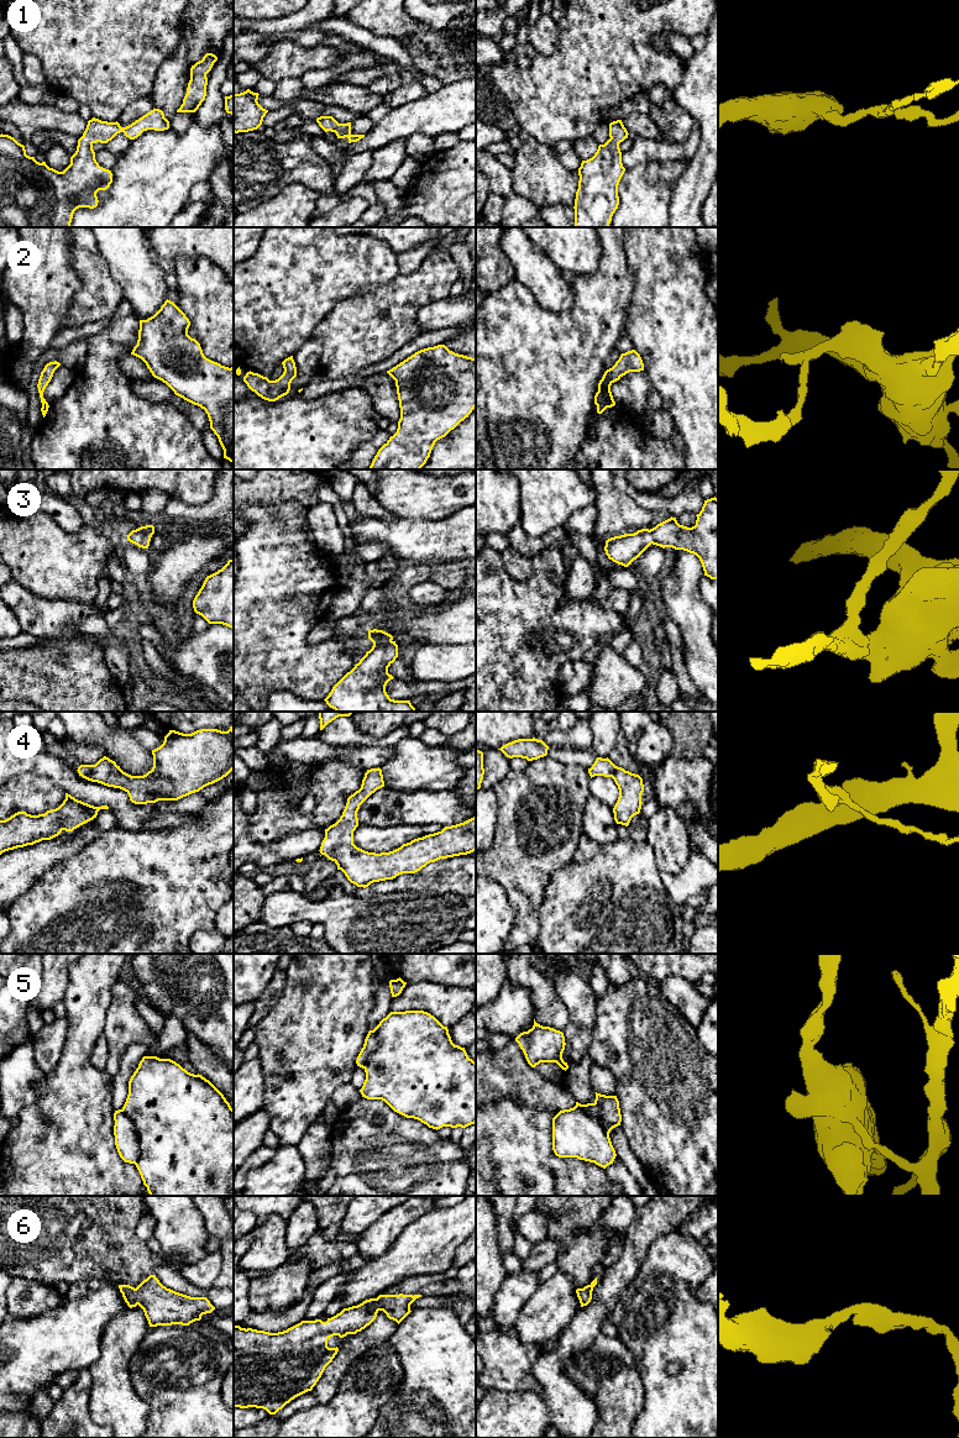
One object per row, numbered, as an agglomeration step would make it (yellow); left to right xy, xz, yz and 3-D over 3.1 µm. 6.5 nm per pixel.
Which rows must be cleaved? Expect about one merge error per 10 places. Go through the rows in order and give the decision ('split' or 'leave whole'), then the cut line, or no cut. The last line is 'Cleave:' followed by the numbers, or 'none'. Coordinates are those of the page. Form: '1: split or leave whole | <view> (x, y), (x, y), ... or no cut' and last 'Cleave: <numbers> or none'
1: leave whole | no cut
2: leave whole | no cut
3: leave whole | no cut
4: leave whole | no cut
5: split | xy (121, 1110), (134, 1124), (139, 1140), (140, 1158), (135, 1164)
6: leave whole | no cut
Cleave: 5

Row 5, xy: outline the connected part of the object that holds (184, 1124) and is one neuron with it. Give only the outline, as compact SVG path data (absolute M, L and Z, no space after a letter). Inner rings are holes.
M143 1056L129 1081L129 1095L122 1112L135 1124L141 1156L135 1164L150 1196L234 1196L234 1109L224 1095L201 1075L194 1075L171 1059Z

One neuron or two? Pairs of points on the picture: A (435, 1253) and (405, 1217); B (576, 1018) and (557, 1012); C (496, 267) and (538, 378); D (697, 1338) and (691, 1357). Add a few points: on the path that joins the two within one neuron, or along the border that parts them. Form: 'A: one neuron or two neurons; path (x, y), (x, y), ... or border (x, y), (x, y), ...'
A: two neurons; border (434, 1208), (412, 1221), (392, 1244)
B: two neurons; border (554, 990), (567, 1009), (567, 1024), (562, 1032)
C: two neurons; border (514, 279), (488, 294)
D: one neuron; path (697, 1343), (696, 1352)

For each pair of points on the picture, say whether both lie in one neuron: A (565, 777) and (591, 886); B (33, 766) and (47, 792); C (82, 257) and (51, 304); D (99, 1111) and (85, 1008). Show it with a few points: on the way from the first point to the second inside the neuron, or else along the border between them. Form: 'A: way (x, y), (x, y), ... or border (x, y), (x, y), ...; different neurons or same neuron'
A: border (574, 860), (556, 869), (550, 877); different neurons
B: border (12, 777), (20, 773), (40, 773), (62, 790); different neurons
C: border (69, 241), (71, 266), (80, 279), (73, 299); different neurons
D: way (79, 1085), (79, 1040), (82, 1034); same neuron

